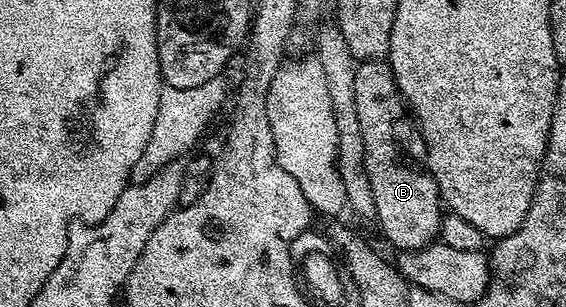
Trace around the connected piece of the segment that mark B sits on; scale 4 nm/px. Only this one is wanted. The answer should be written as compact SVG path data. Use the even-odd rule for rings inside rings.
M381 59L359 62L356 69L356 114L364 137L364 169L368 169L368 185L372 185L372 197L376 201L374 214L376 224L378 223L379 229L382 230L383 237L392 246L398 247L399 252L418 251L421 247L427 247L439 238L444 204L434 176L419 160L418 164L402 144L402 135L398 130L402 127L402 118L408 115L408 108L396 85L396 77L392 73L389 62Z

